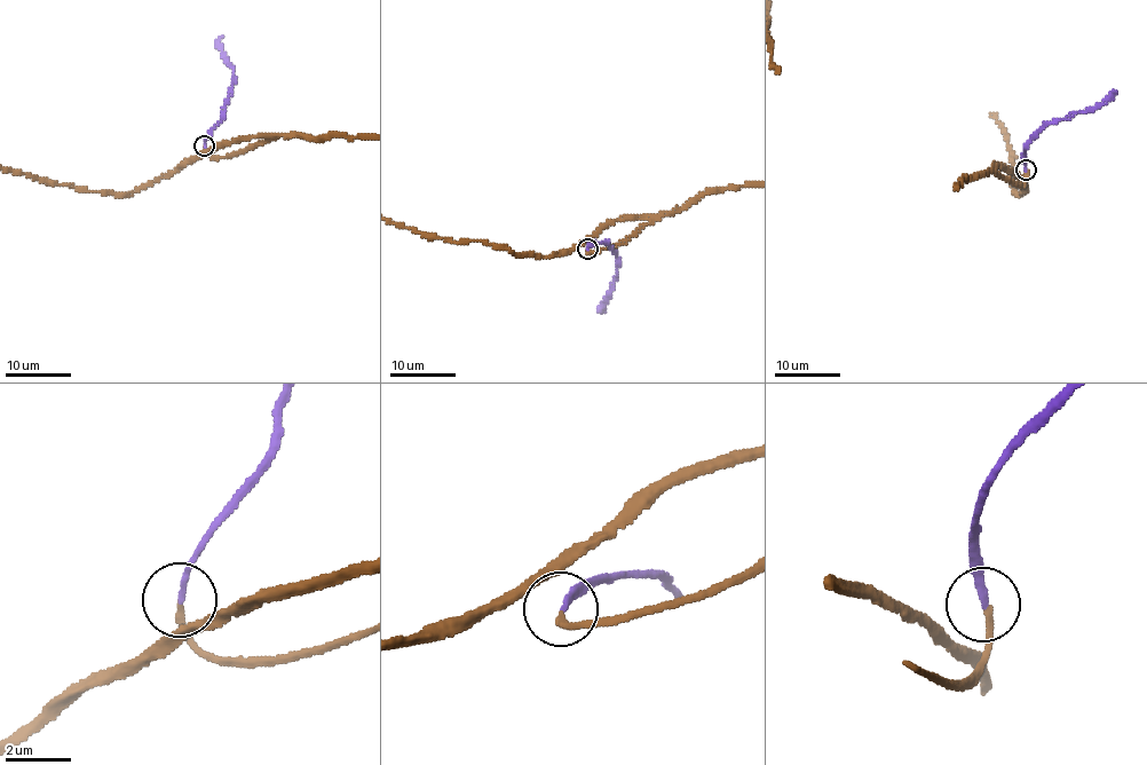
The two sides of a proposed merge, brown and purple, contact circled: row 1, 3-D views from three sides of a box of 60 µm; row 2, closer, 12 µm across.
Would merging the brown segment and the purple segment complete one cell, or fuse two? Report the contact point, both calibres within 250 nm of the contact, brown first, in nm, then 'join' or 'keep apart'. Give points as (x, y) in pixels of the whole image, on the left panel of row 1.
(204, 146) | 190/180 nm | join

